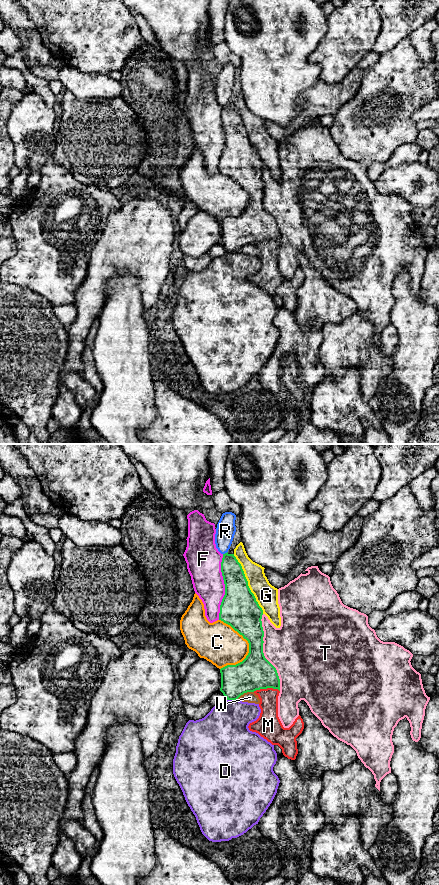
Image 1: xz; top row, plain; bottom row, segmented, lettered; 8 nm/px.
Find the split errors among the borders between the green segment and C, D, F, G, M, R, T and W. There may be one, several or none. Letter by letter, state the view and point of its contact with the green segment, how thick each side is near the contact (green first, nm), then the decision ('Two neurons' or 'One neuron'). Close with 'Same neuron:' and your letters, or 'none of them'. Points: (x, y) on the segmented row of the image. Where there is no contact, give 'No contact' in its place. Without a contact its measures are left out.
C: Touches green at xz (249, 648). Thickness 280 nm (green) against 320 nm. Two neurons
D: Touches green at xz (232, 699). Thickness 260 nm (green) against 380 nm. Two neurons
F: Touches green at xz (225, 587). Thickness 300 nm (green) against 280 nm. Two neurons
G: Touches green at xz (247, 584). Thickness 300 nm (green) against 180 nm. Two neurons
M: Touches green at xz (266, 688). Thickness 280 nm (green) against 160 nm. Two neurons
R: Touches green at xz (225, 553). Thickness 180 nm (green) against 160 nm. Two neurons
T: Touches green at xz (262, 652). Thickness 280 nm (green) against 420 nm. Two neurons
W: Touches green at xz (245, 692). Thickness 280 nm (green) against 90 nm. Two neurons
Same neuron: none of them

